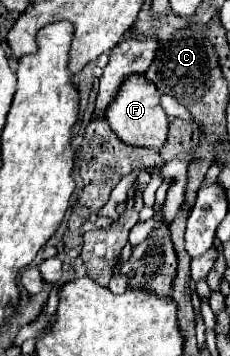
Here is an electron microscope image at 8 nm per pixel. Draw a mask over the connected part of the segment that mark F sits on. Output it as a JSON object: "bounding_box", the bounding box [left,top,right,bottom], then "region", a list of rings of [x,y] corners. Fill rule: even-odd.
{"bounding_box":[105,73,167,149],"region":[[[141,73],[129,75],[121,85],[119,91],[115,95],[115,99],[111,101],[111,105],[105,111],[105,119],[111,123],[111,129],[119,135],[119,139],[127,145],[135,145],[135,147],[151,147],[151,149],[159,149],[161,143],[165,143],[167,139],[167,115],[159,105],[159,91],[157,87],[153,87],[153,83],[149,83]]]}

